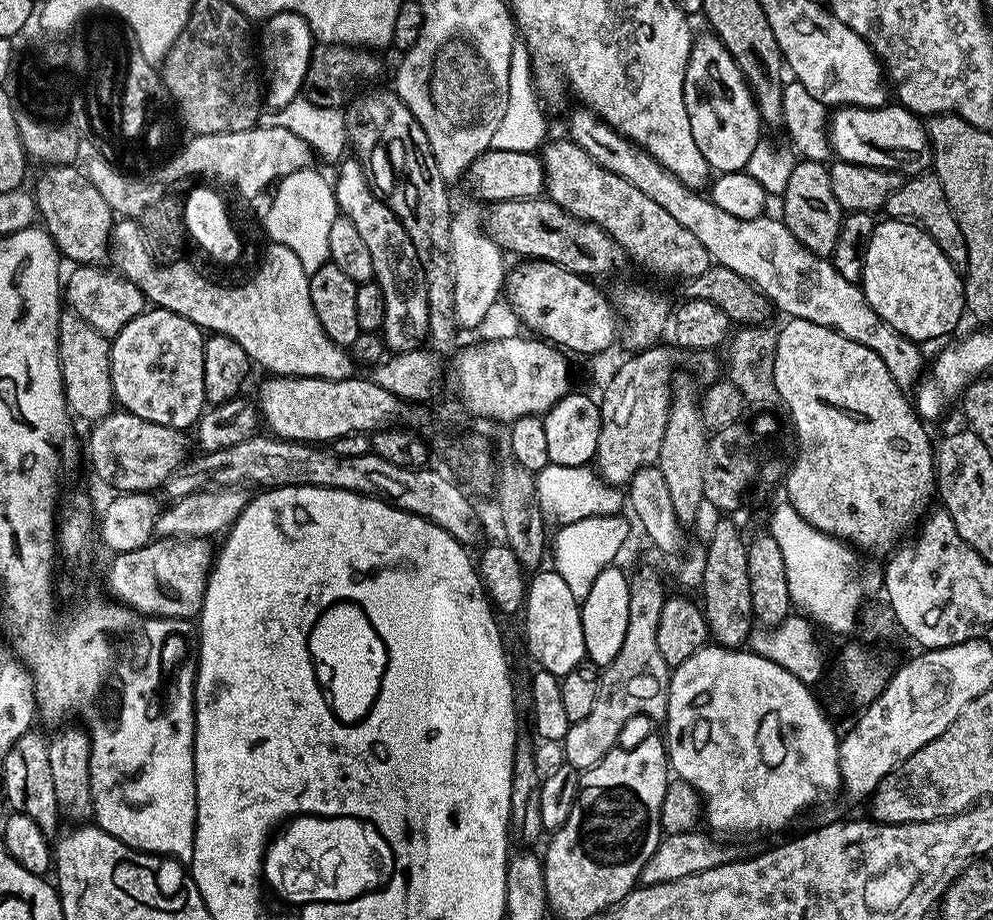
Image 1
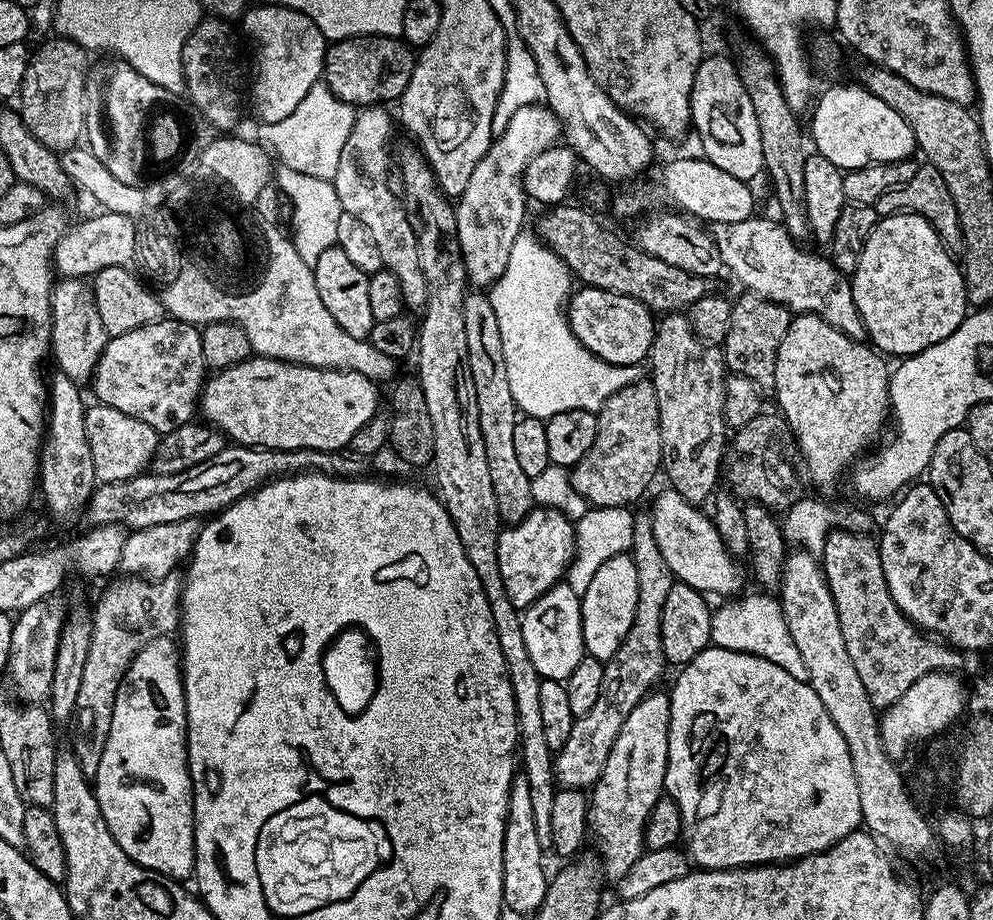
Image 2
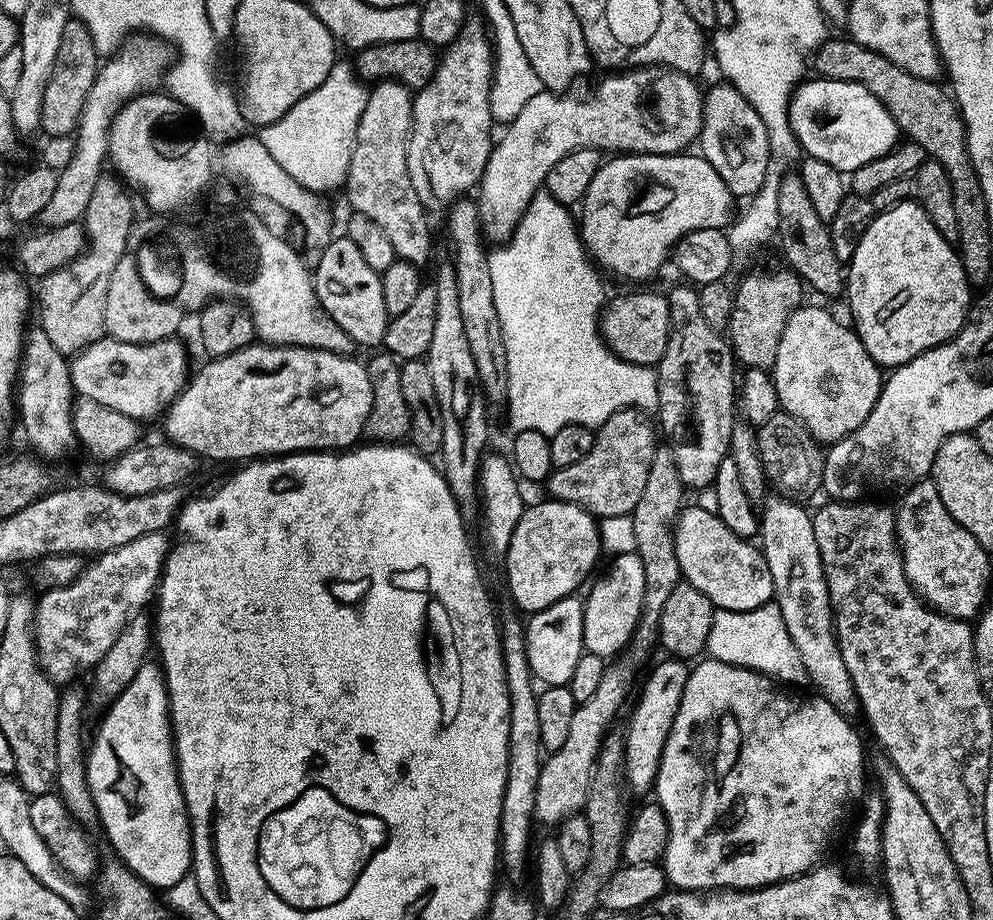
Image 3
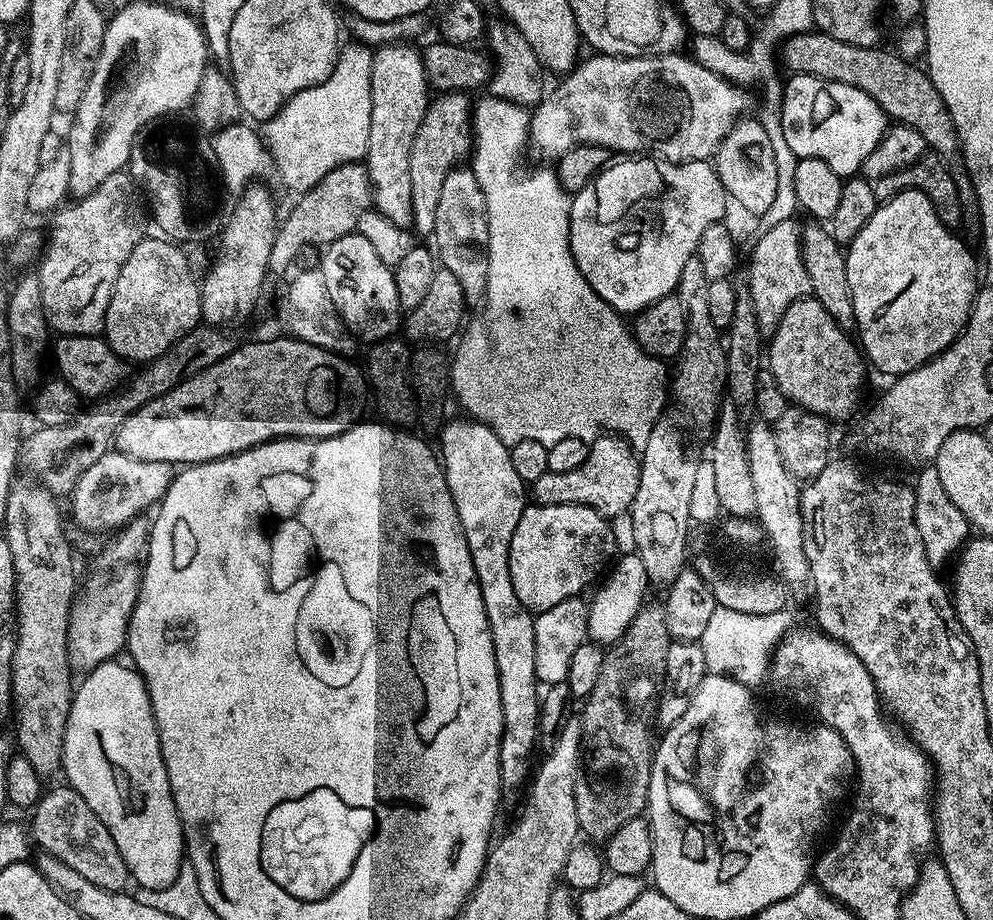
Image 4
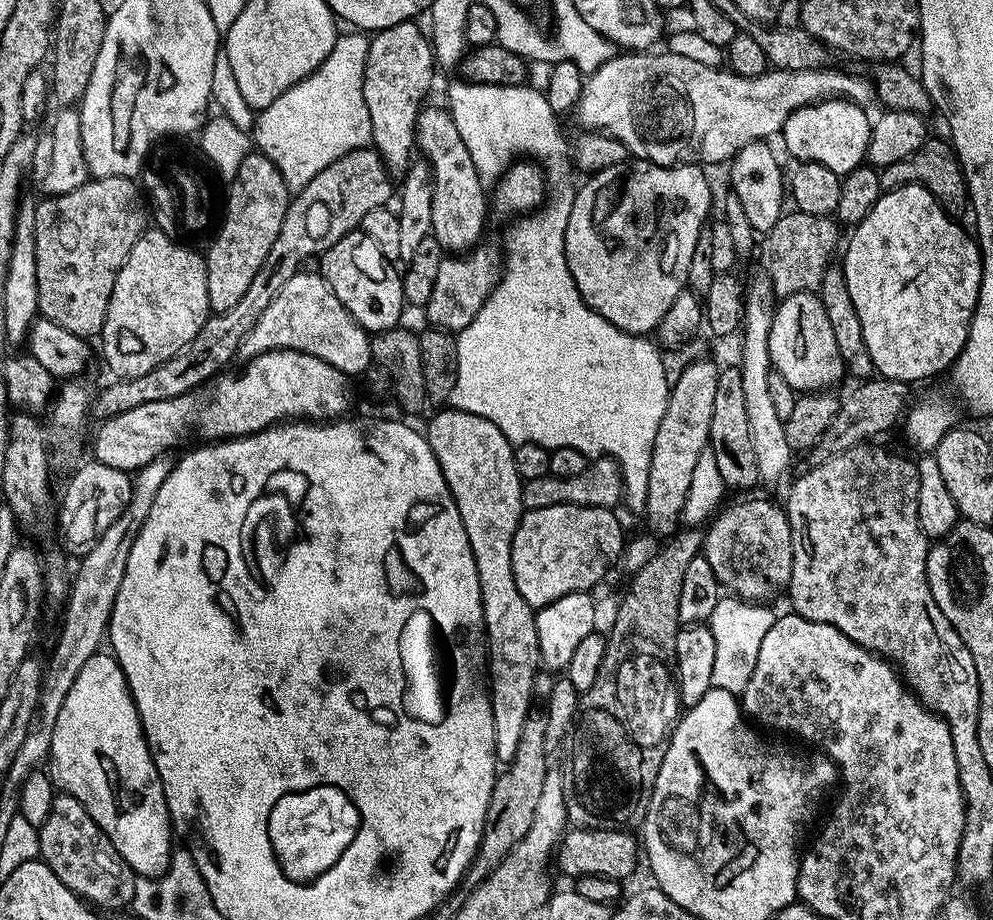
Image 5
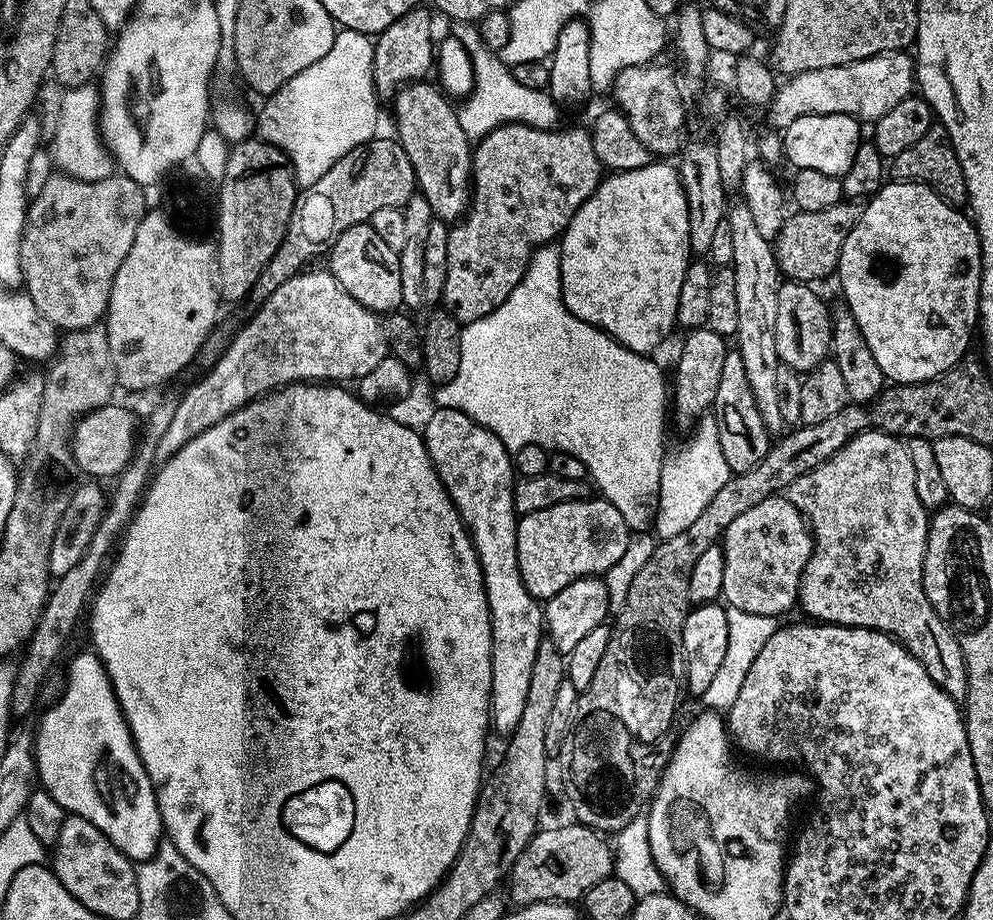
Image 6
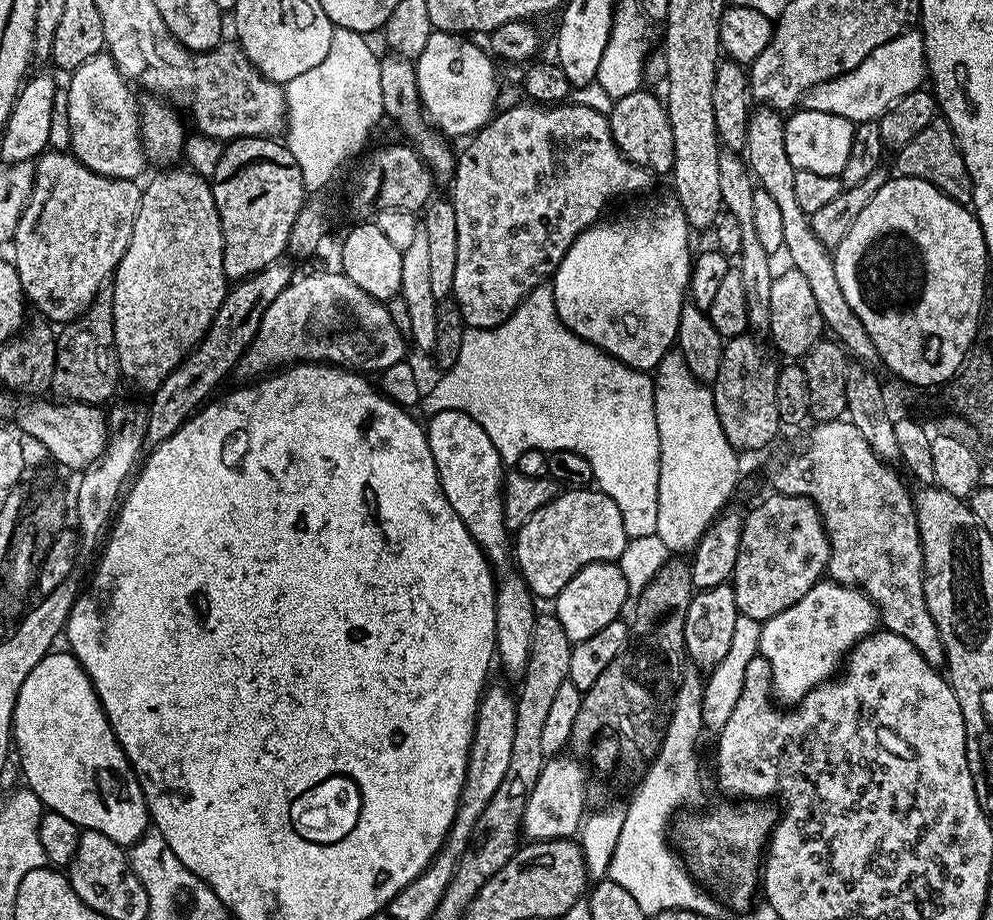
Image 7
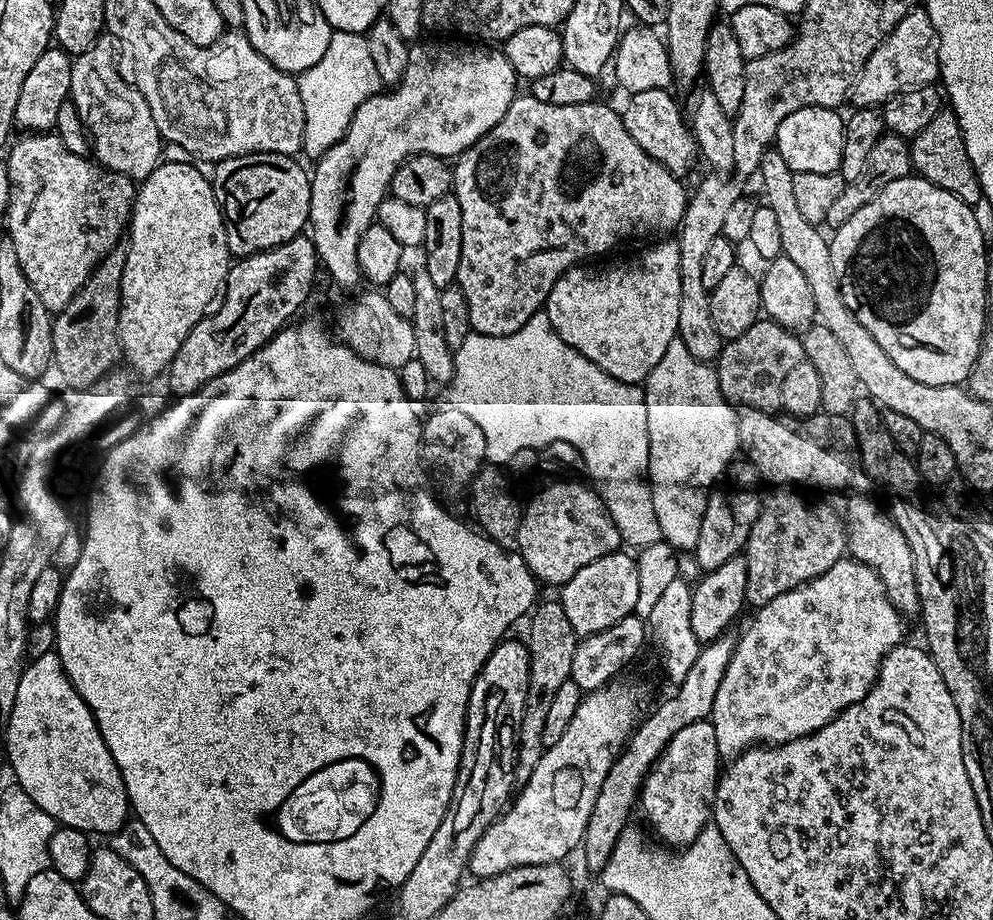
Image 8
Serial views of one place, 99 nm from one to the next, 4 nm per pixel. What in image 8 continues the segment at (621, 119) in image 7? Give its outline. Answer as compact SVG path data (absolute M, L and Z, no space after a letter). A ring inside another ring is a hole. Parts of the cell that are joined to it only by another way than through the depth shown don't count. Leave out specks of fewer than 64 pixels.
M667 88L633 92L627 97L628 105L622 108L622 115L630 138L634 138L634 142L638 142L638 146L642 146L642 150L654 158L654 162L662 162L670 174L684 178L691 170L692 163L698 160L698 149L685 113L682 108L680 112L671 94Z

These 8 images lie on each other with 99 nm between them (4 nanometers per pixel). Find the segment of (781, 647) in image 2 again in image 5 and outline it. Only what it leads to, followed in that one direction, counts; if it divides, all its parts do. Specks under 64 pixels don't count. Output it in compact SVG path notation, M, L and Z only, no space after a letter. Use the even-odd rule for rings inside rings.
M731 594L723 595L717 606L714 606L714 613L708 621L711 633L714 634L714 669L713 677L711 679L712 687L726 690L734 693L737 696L741 695L747 682L749 682L751 675L754 672L754 666L757 665L759 647L762 646L762 641L766 636L770 627L776 621L777 613L768 609L767 605L756 602L743 601L739 597Z

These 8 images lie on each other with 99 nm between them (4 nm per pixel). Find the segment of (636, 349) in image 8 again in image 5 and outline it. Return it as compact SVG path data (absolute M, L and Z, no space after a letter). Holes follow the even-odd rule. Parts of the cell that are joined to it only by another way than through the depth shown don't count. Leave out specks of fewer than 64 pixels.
M625 162L589 175L588 181L577 187L570 222L566 222L566 266L570 266L578 294L618 330L632 336L655 333L676 295L685 291L690 258L712 208L712 188L704 172L698 164L664 168L660 164Z

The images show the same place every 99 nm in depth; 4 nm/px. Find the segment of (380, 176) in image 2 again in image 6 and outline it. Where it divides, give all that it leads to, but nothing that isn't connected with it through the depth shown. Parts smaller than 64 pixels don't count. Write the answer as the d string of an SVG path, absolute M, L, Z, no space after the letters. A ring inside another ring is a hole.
M421 6L402 14L398 22L390 22L386 30L375 37L372 46L372 77L377 97L391 97L398 86L423 80L434 68L434 40L432 44L433 13Z

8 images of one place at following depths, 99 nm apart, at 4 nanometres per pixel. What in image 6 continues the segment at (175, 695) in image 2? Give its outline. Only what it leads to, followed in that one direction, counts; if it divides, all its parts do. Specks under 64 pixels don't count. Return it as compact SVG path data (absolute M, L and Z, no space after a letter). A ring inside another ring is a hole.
M87 651L73 658L64 693L57 698L53 708L45 710L40 729L35 729L34 734L38 739L36 775L43 791L48 792L50 798L64 808L65 813L86 818L86 822L94 822L94 826L98 826L98 830L102 830L102 834L106 834L106 838L110 838L110 842L114 842L114 846L118 846L118 850L122 850L129 860L149 860L162 839L156 791L146 774L146 766L142 766L142 758L134 746L104 664L95 651Z

